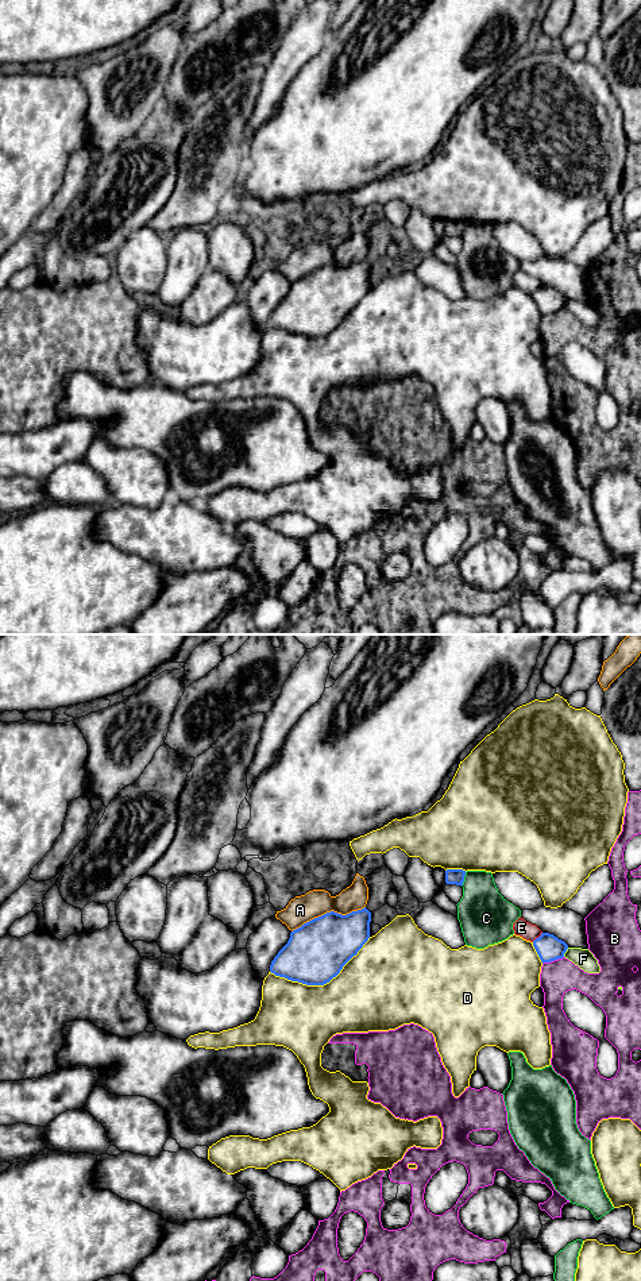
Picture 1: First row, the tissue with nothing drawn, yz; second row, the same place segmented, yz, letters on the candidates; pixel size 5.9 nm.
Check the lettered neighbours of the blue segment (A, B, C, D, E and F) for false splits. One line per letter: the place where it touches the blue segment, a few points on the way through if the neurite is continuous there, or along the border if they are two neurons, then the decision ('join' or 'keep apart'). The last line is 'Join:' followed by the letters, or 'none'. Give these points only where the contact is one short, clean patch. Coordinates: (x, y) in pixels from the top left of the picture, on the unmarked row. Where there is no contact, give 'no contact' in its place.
A: contact yz (328, 265); keep apart
B: contact yz (552, 312); keep apart
C: contact yz (463, 231); keep apart
D: contact yz (321, 336); keep apart
E: contact yz (539, 289); keep apart
F: contact yz (566, 303); keep apart
Join: none

